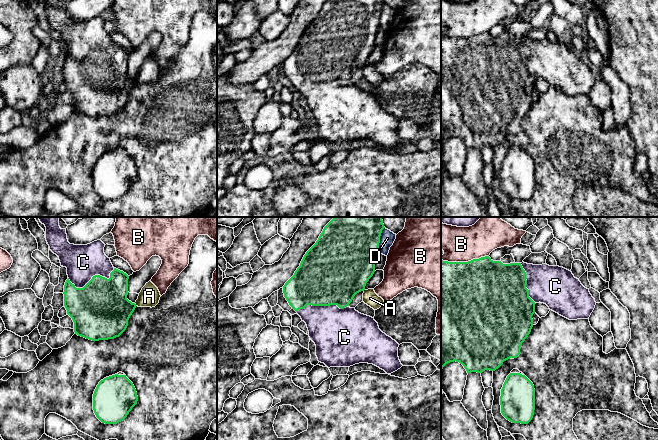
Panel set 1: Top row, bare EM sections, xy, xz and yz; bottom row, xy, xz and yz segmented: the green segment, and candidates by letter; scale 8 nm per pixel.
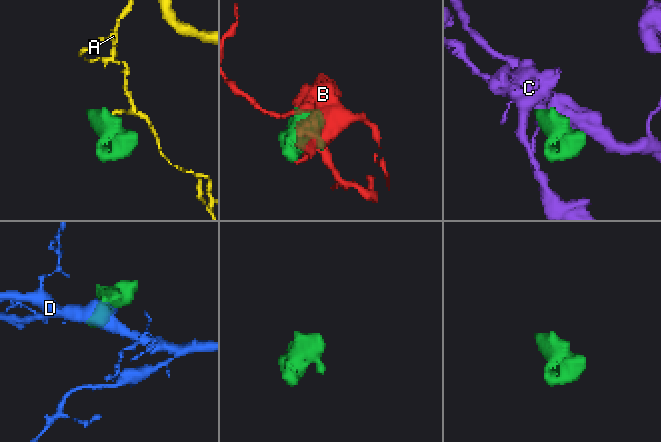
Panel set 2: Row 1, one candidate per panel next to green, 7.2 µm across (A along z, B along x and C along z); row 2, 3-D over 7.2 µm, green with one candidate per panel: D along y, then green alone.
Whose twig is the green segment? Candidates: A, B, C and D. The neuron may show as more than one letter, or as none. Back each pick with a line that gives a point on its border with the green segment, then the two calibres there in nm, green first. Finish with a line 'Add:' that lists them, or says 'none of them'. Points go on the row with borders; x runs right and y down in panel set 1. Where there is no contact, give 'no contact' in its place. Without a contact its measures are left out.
C: meets green in xy at (93, 276); 420 nm thick on the green side, 280 nm on the other
Add: C

